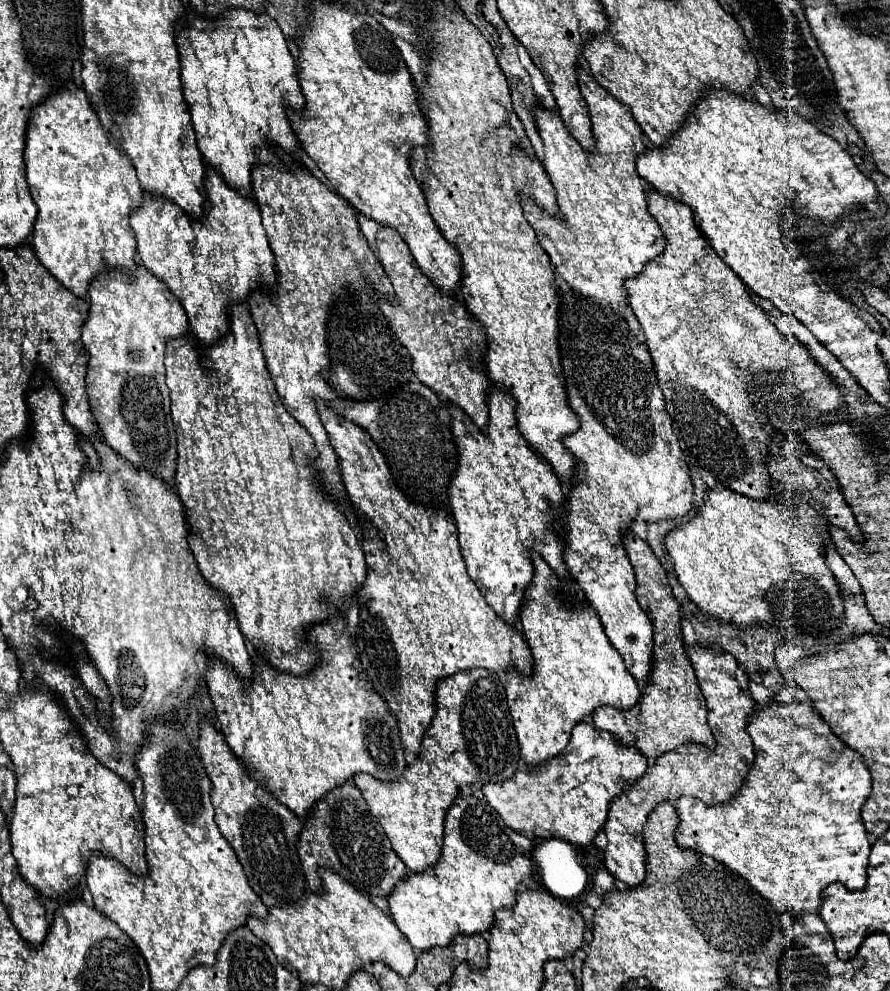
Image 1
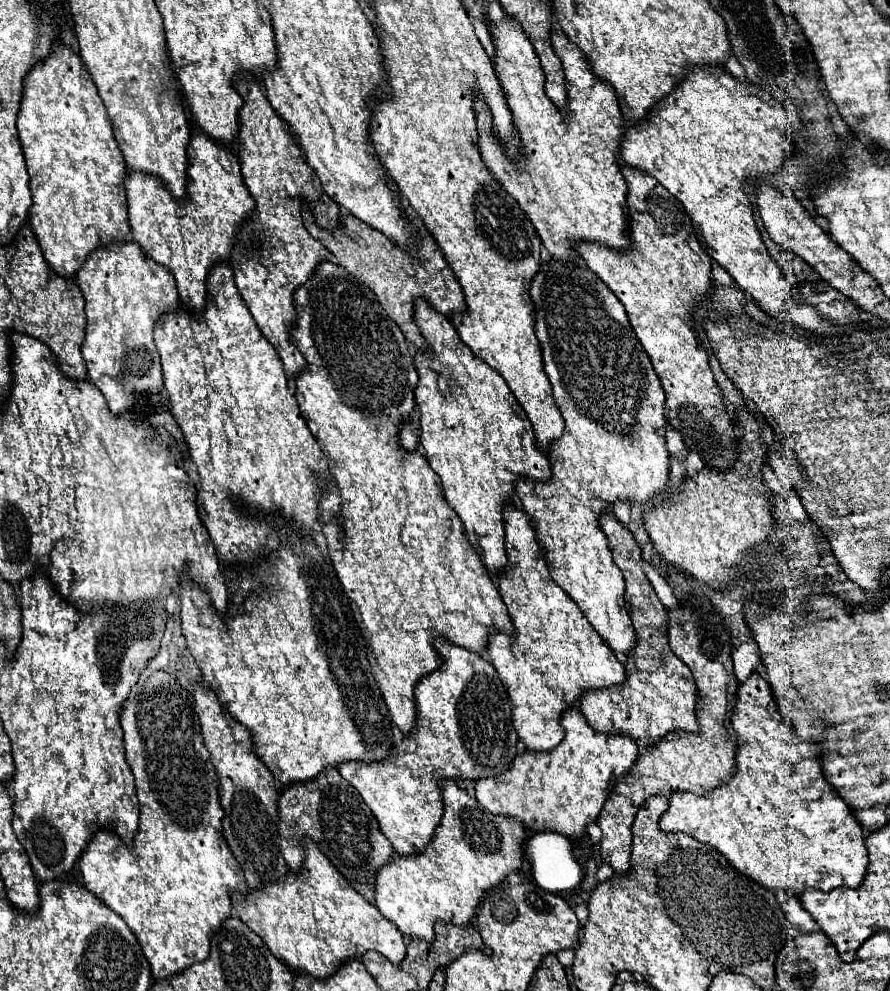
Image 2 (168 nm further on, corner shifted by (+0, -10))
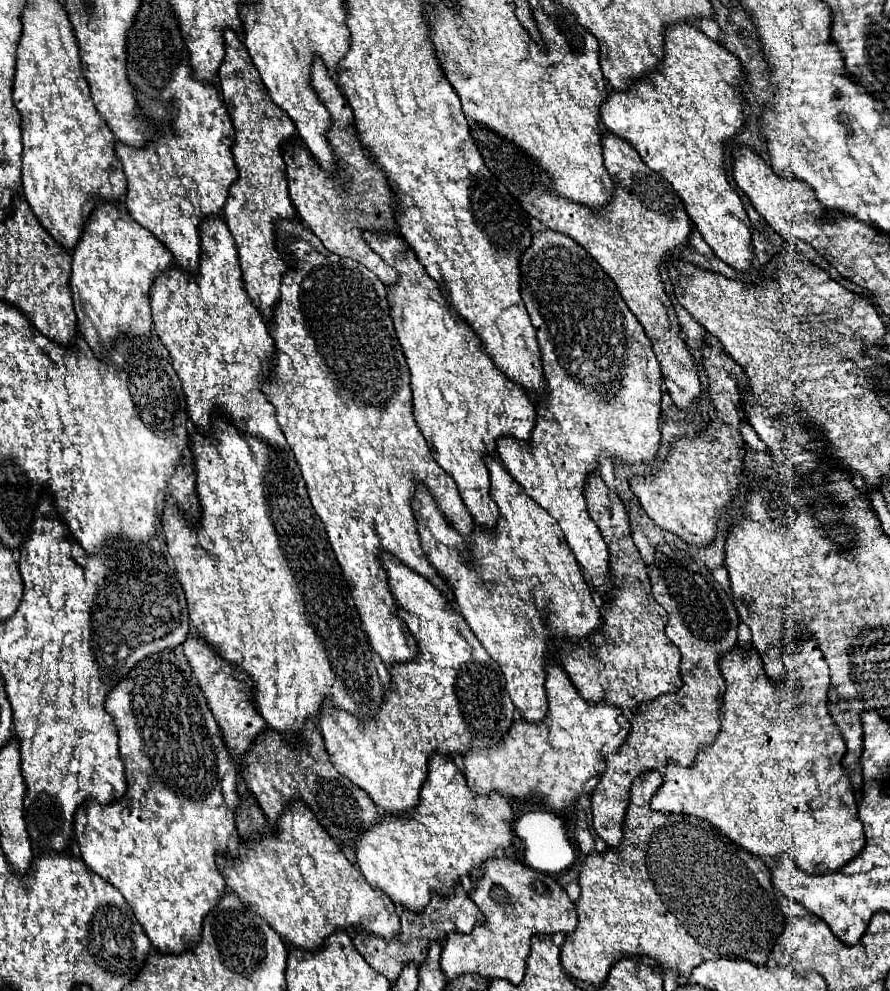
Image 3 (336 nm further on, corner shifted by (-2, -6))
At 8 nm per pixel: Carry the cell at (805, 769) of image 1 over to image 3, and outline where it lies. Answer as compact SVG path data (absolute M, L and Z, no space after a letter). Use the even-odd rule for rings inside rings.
M786 616L786 664L794 666L784 682L774 682L766 676L762 660L754 648L740 648L738 644L720 660L720 672L726 680L726 692L718 710L720 732L712 744L702 746L690 768L668 760L664 782L652 796L650 806L656 812L676 812L704 818L724 832L738 846L756 856L778 858L786 852L794 854L804 872L834 872L844 866L864 848L864 828L854 808L854 790L850 774L842 766L846 754L844 738L828 712L828 664L822 658L818 642L800 624L790 624Z

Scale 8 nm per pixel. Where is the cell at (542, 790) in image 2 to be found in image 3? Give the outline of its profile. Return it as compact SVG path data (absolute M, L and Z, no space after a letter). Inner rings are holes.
M550 660L544 668L548 696L544 720L528 722L516 718L494 748L464 752L462 760L464 776L476 792L488 794L490 790L496 790L508 798L530 796L534 792L550 810L560 812L570 808L582 794L592 794L604 768L604 756L618 752L628 736L630 722L620 708L610 702L588 704L588 700L578 694L560 662Z

